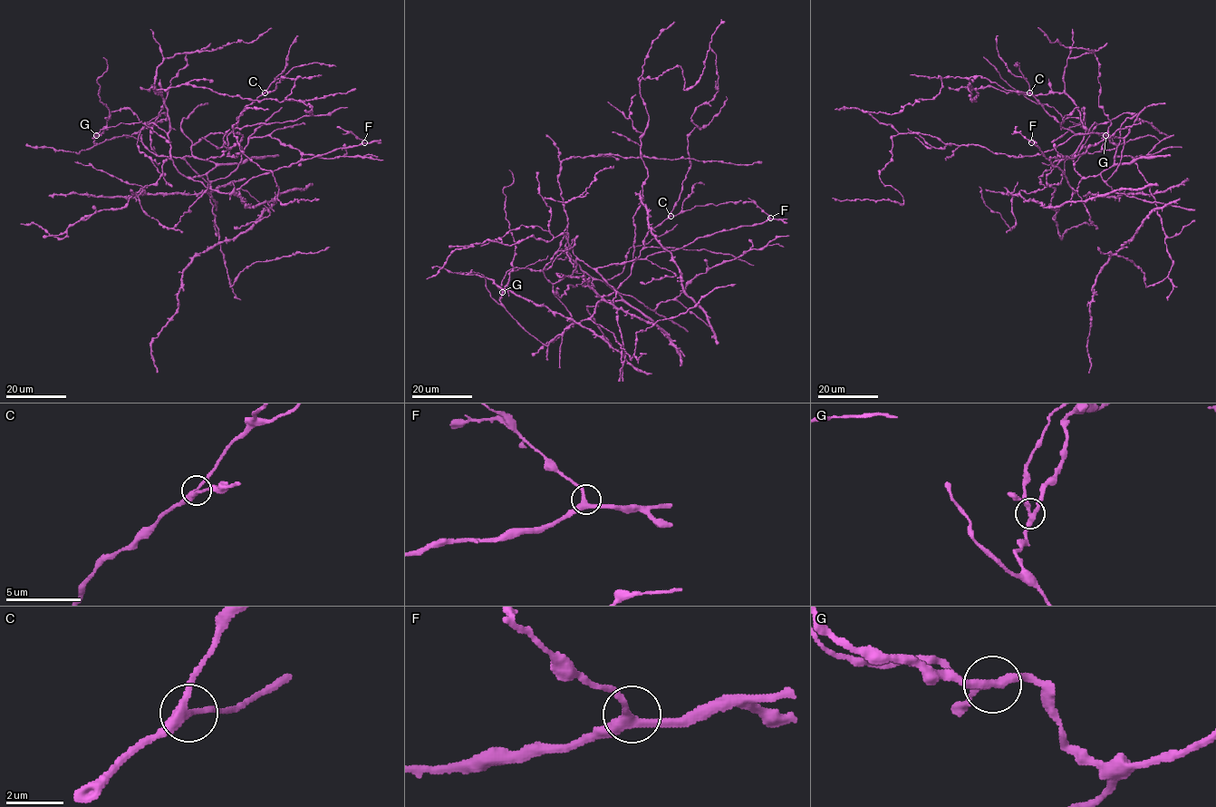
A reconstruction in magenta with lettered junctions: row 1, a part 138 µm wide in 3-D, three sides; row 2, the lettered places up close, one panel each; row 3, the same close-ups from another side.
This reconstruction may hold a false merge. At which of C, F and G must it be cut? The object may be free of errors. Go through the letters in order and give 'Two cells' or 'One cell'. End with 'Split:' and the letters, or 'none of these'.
C: One cell
F: One cell
G: Two cells
Split: G

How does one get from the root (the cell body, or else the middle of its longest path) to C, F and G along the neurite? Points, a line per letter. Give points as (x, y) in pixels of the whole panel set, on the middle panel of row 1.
C: (607, 300), (597, 303), (611, 295), (630, 275), (647, 233), (670, 216)
F: (607, 300), (620, 300), (622, 296), (597, 271), (599, 267), (673, 250), (699, 238), (764, 223), (770, 218)
G: (607, 300), (600, 300), (591, 316), (572, 323), (545, 345), (506, 308), (499, 299), (502, 291)

